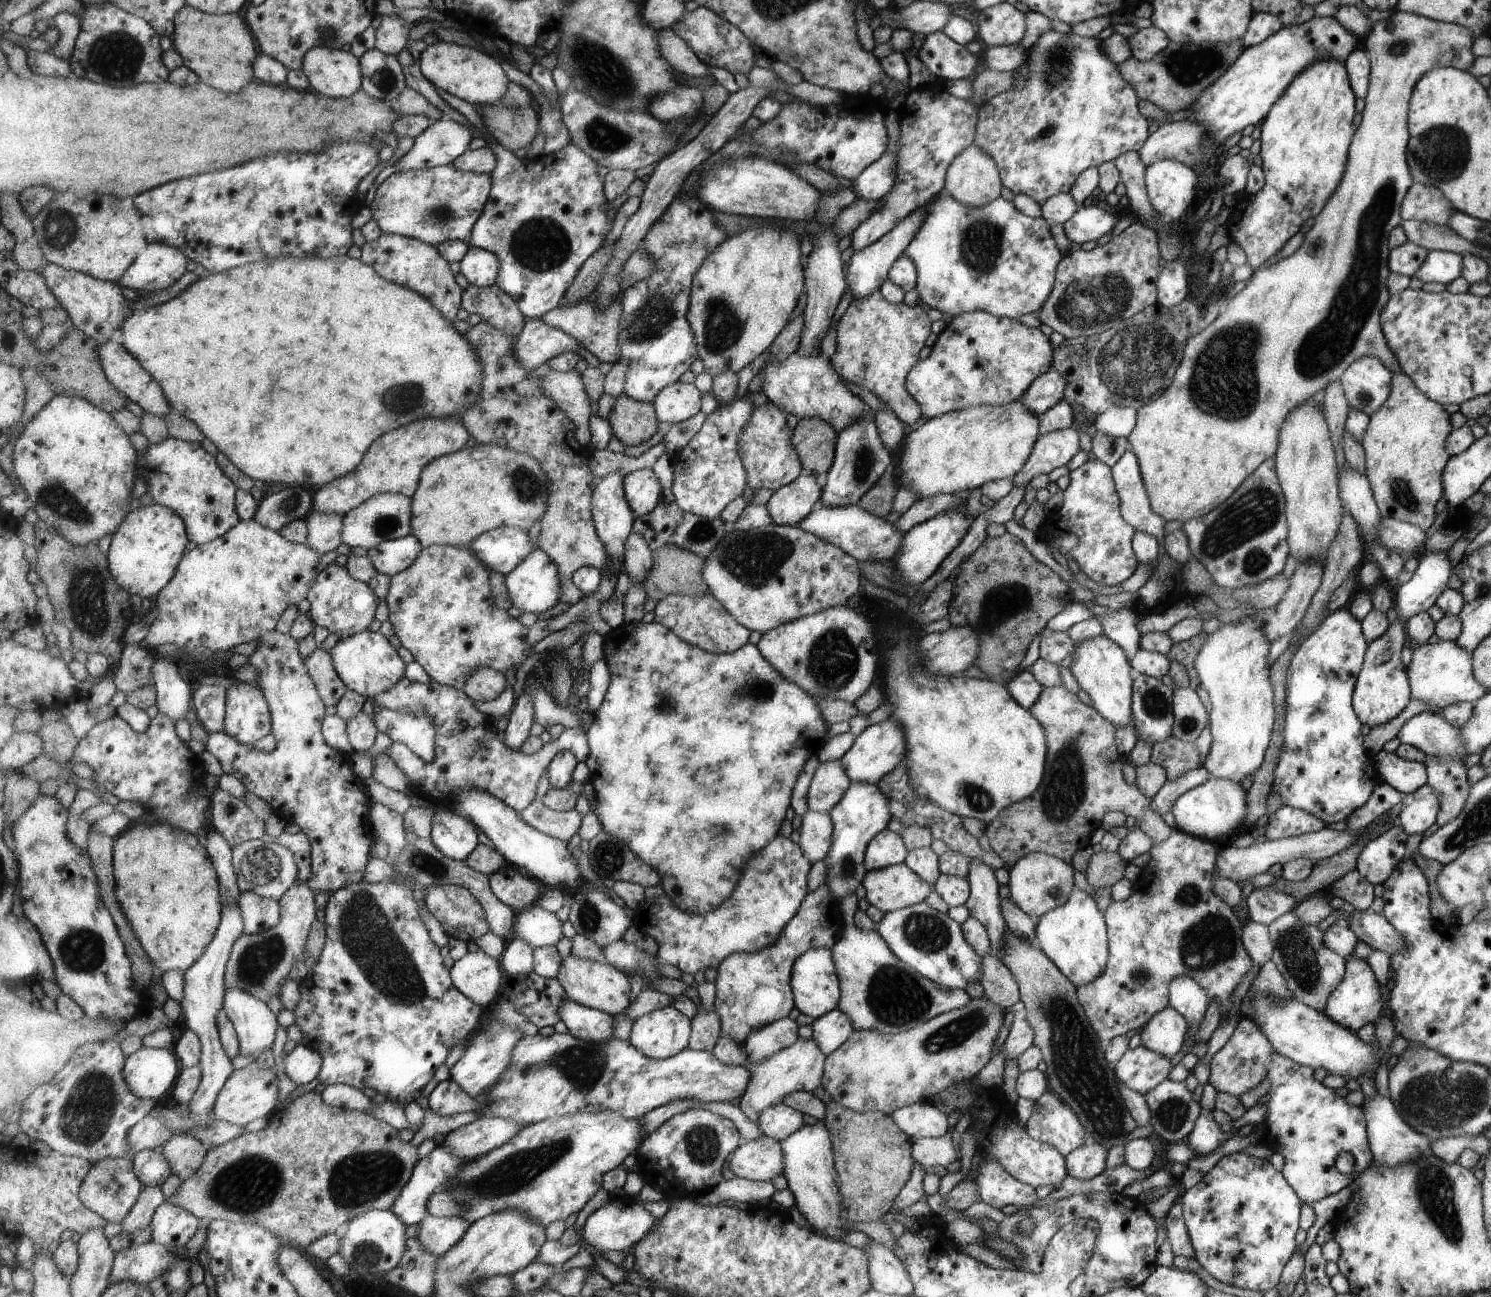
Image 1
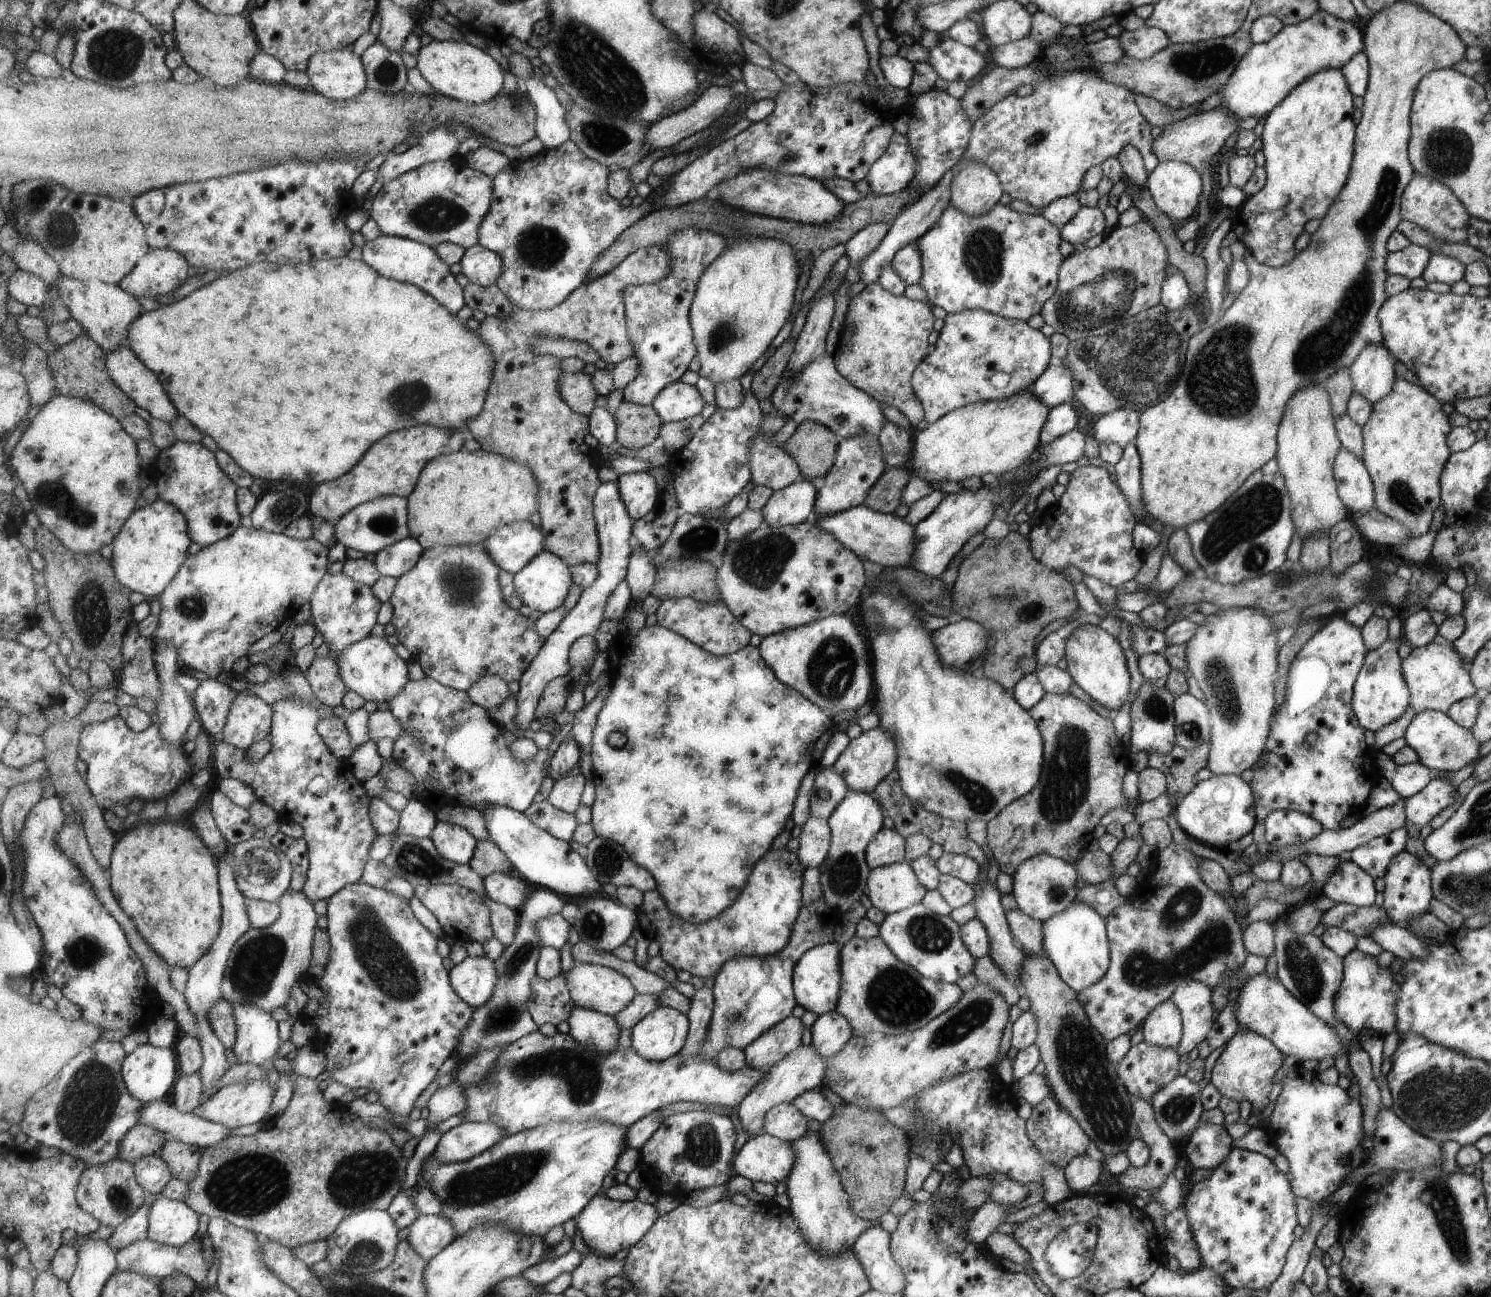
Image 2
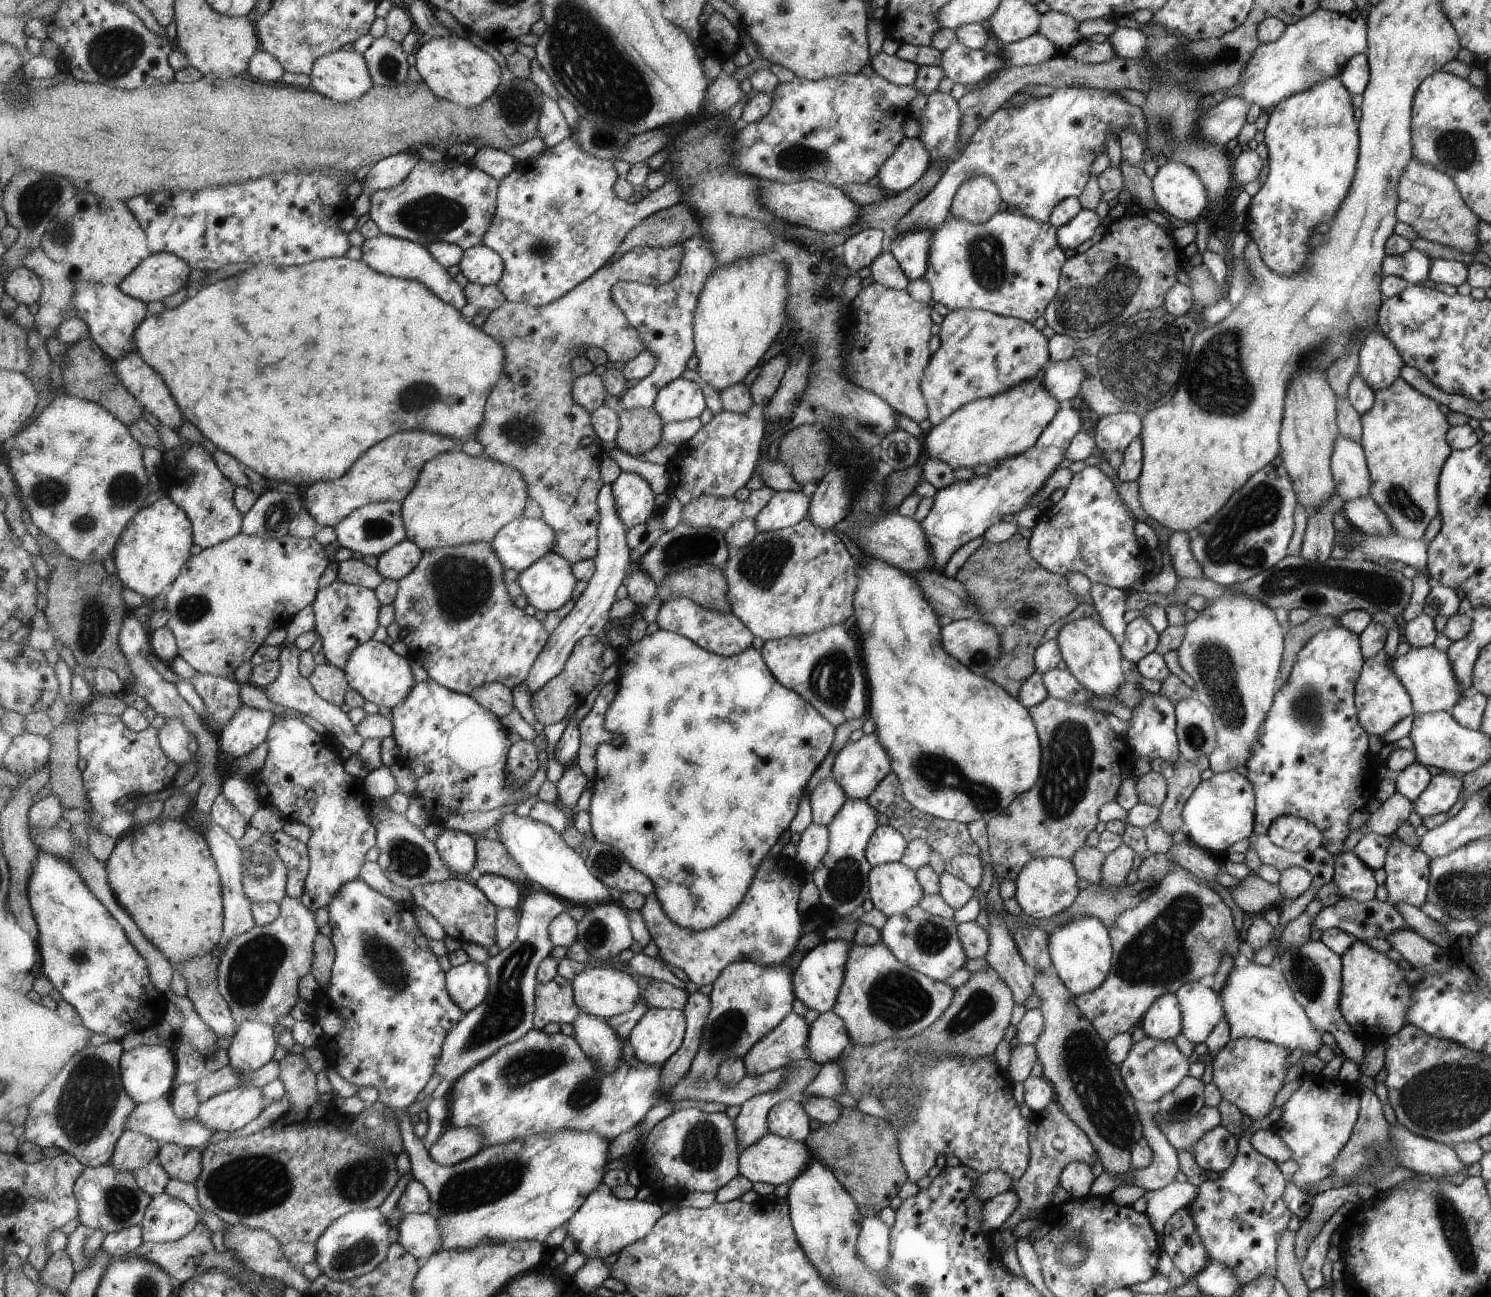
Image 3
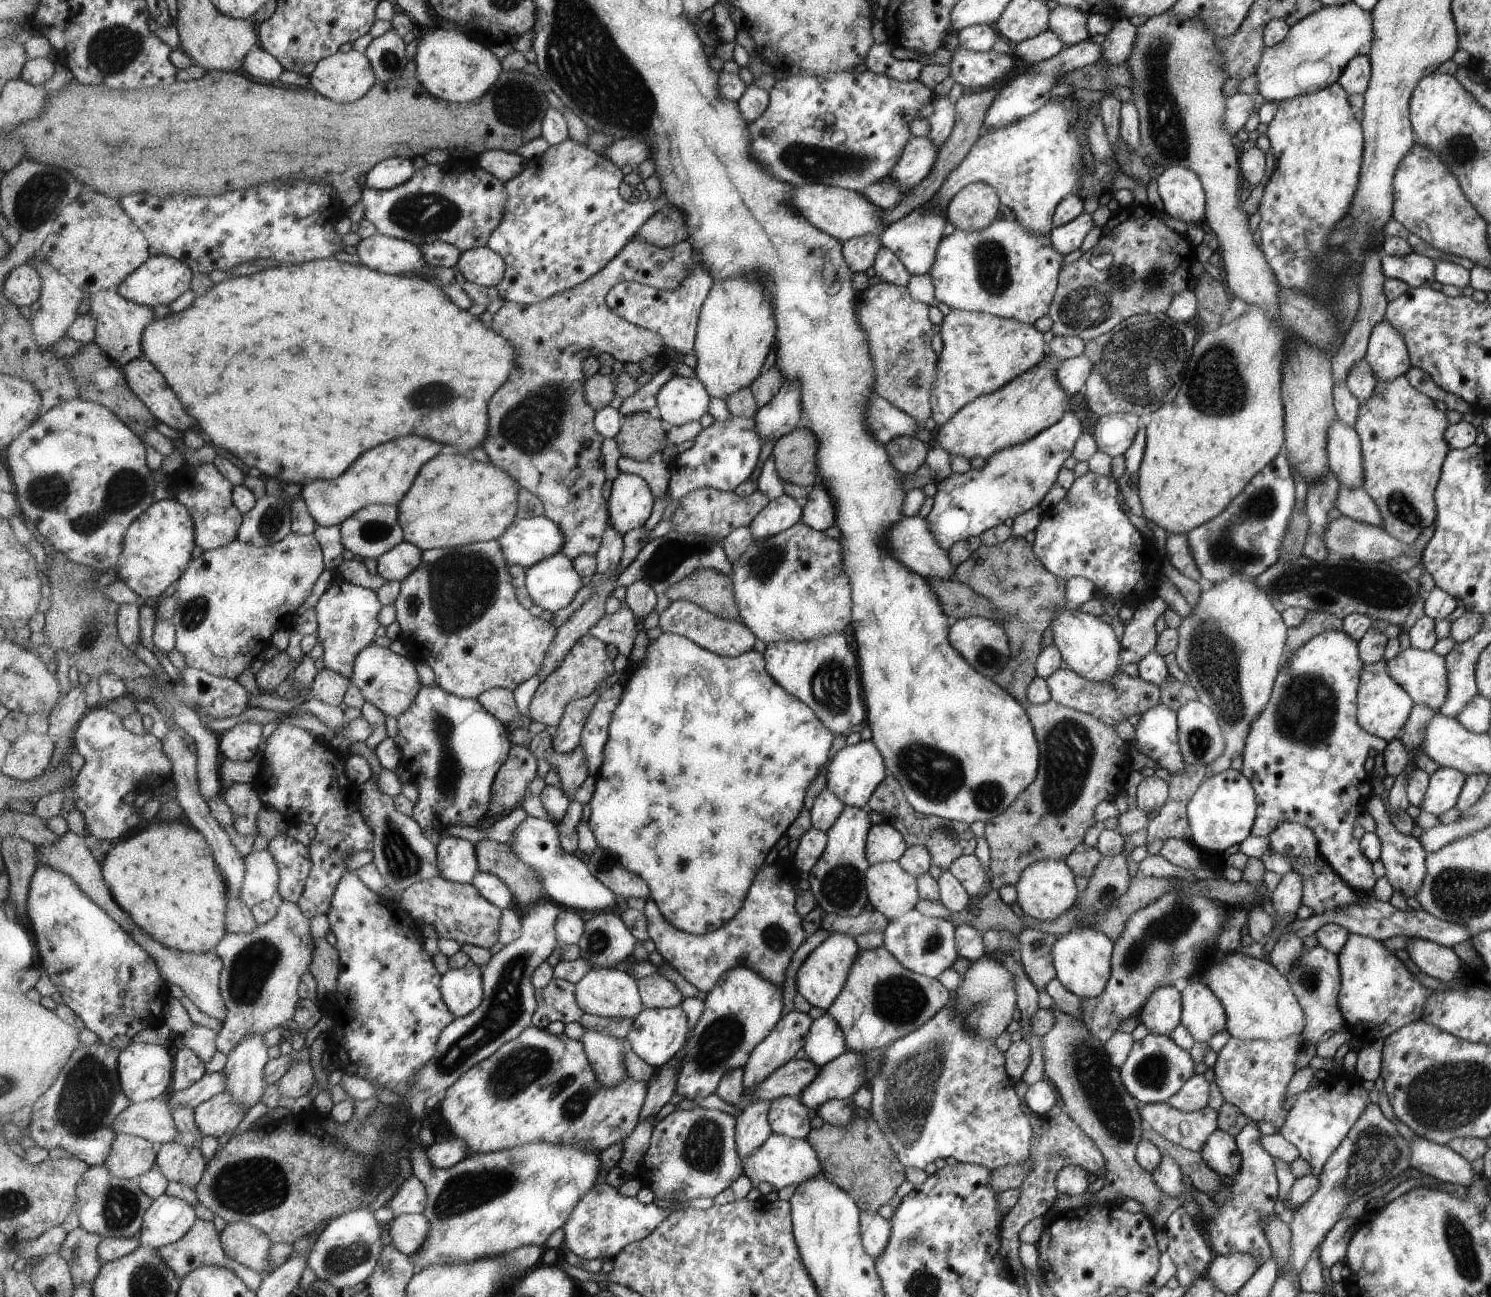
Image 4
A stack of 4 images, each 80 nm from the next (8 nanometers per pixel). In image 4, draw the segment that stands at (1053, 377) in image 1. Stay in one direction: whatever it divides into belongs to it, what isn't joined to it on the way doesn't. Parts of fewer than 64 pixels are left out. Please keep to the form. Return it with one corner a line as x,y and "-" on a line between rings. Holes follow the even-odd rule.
1077,355
1070,359
1062,360
1058,370
1055,371
1059,386
1067,396
1081,390
1092,369
1092,360
1085,355

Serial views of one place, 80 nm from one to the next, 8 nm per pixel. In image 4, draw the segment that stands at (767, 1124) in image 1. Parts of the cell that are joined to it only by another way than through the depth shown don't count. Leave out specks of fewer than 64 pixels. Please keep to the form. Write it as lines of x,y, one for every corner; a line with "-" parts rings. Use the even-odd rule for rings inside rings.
782,1096
771,1105
768,1119
775,1133
803,1139
810,1132
811,1112
797,1097

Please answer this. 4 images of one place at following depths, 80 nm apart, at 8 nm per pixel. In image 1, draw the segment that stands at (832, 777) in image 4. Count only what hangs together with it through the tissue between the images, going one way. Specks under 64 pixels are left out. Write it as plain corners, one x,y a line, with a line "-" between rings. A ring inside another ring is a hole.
891,718
867,726
861,734
855,737
851,748
841,756
839,762
843,764
843,772
849,781
871,782
876,784
887,772
890,772
898,763
901,763
906,752
905,732
901,728
901,722
895,722

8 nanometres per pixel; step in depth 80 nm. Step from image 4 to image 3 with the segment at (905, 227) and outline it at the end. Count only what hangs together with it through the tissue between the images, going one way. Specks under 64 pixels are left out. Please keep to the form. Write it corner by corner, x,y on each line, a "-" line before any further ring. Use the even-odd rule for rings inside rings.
939,226
899,231
891,237
888,250
909,281
924,276
931,237

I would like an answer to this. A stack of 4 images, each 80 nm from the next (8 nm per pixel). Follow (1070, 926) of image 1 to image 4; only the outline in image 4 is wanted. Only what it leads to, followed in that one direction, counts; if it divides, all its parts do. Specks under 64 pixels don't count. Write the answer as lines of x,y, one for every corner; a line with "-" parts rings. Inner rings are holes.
1081,925
1069,930
1067,936
1057,939
1051,947
1052,965
1056,978
1079,998
1096,997
1106,987
1110,978
1110,956
1113,954
1113,942
1093,926

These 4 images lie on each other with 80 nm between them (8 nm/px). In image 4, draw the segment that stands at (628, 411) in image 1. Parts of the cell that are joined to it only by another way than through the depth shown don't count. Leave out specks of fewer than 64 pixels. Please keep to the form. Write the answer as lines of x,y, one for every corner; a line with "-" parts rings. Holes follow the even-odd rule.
640,412
624,419
621,432
615,437
622,455
636,461
647,461
661,448
663,438
667,436
668,424
659,418
656,412

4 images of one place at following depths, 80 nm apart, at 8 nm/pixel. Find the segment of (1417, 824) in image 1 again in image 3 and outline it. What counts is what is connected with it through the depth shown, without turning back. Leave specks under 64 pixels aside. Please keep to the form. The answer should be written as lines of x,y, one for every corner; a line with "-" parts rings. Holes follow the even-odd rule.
1443,772
1433,775
1425,791
1412,802
1412,810
1420,818
1446,813
1462,790
1461,776

